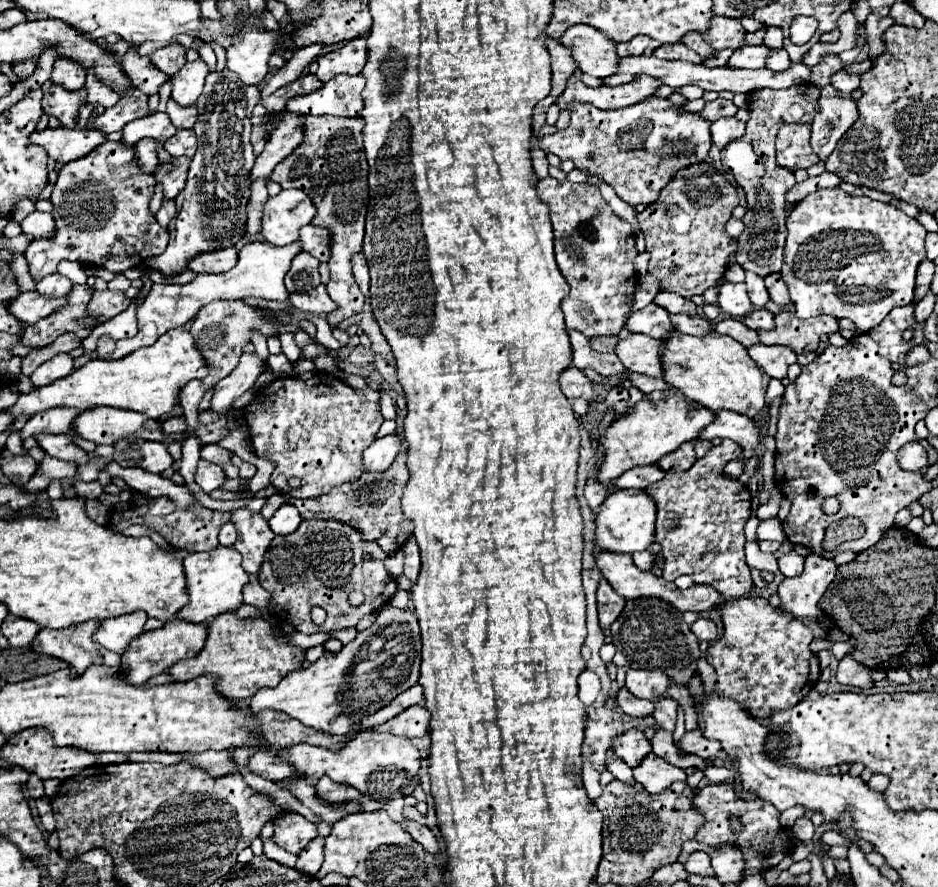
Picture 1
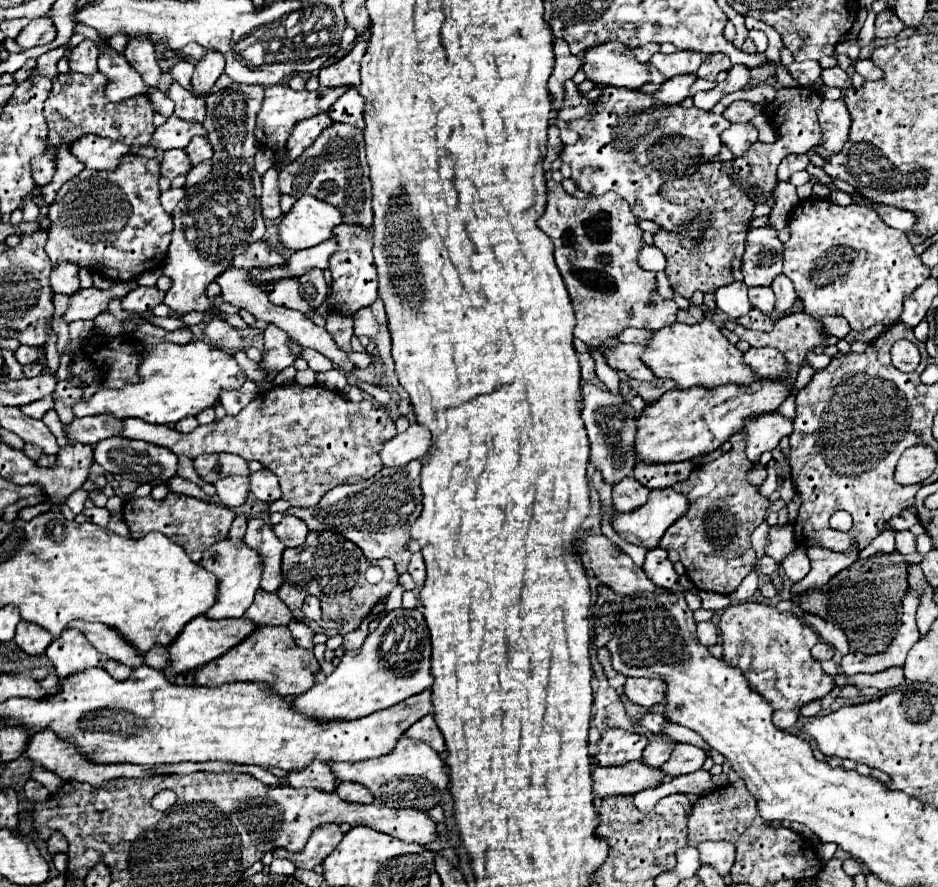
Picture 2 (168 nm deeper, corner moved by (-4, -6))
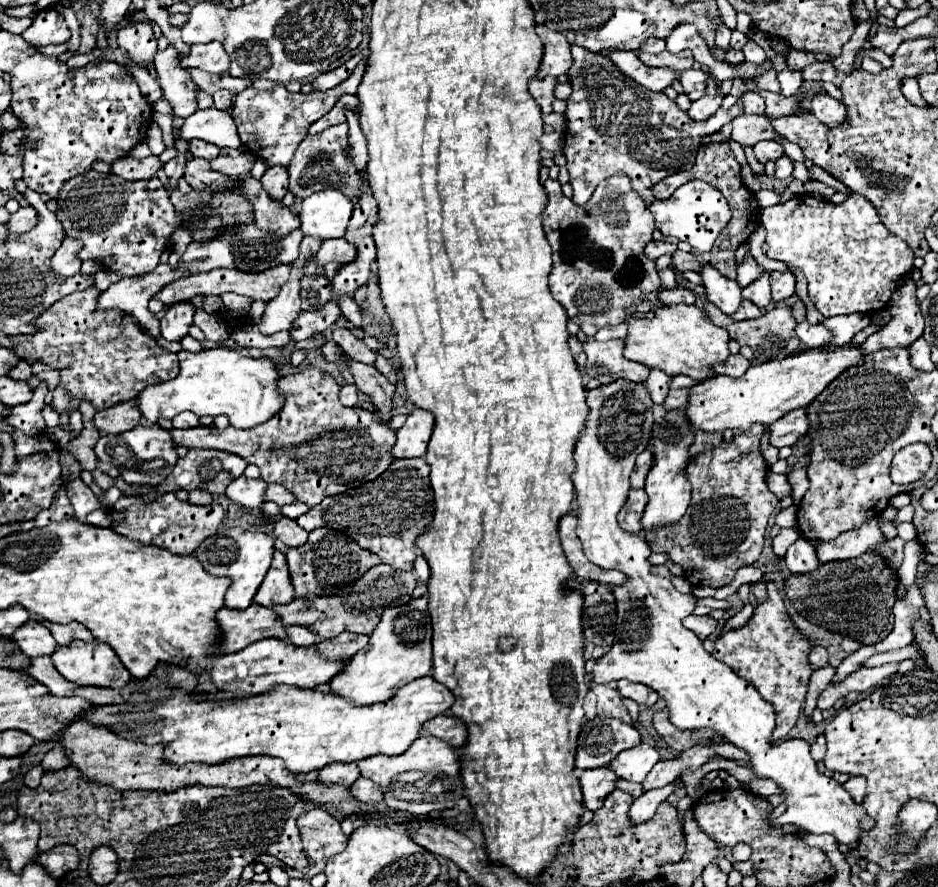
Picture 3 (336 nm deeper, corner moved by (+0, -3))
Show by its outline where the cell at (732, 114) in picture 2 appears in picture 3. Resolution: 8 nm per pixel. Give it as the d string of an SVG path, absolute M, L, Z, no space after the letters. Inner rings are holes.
M745 92L741 94L741 104L745 114L765 114L765 100L759 96L759 92Z

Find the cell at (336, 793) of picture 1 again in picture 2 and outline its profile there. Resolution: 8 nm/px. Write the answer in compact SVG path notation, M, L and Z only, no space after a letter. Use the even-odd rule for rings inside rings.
M343 781L339 783L337 791L335 791L343 801L349 801L349 803L373 803L375 797L373 793L361 785L361 783L351 783L351 781Z

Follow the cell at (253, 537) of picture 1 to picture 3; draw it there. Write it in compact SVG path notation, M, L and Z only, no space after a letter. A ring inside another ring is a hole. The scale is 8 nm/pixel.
M275 550L271 568L259 586L259 592L255 594L255 602L261 606L273 606L273 604L287 604L293 600L293 586L285 562L285 554Z

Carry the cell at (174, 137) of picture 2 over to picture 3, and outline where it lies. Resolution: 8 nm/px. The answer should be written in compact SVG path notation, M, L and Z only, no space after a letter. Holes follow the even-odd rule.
M215 108L197 110L195 114L187 116L183 126L177 130L177 138L181 140L205 140L217 146L239 148L241 140L237 136L237 126L227 112L219 112Z

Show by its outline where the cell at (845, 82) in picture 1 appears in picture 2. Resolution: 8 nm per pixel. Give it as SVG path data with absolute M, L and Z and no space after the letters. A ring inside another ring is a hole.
M831 67L831 69L823 69L821 79L827 87L839 87L843 89L847 85L847 73L841 67Z

